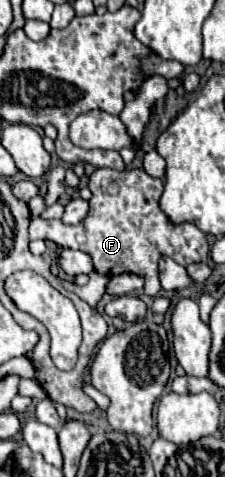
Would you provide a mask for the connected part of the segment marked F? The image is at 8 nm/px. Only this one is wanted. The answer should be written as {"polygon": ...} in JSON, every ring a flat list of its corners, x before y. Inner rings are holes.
{"polygon":[[97,169,89,179,93,193,89,215,79,225,63,225,59,219,31,219,29,239,49,239,61,247,79,249,91,255,95,271,103,275,135,273,145,277,144,293,155,297,159,289,157,263,163,255,187,267,197,261,207,261,209,245,205,233,193,223,171,223,159,207,163,181,147,175,143,169]]}

